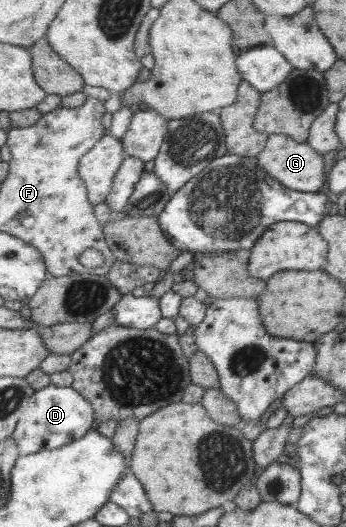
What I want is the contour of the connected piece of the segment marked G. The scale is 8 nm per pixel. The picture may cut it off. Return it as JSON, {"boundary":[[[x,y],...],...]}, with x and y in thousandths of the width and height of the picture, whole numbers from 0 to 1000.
{"boundary":[[[783,254],[772,262],[772,273],[754,292],[740,298],[743,313],[766,323],[812,351],[838,361],[861,364],[922,364],[925,357],[945,349],[942,334],[954,317],[954,304],[945,296],[910,290],[899,277],[882,271],[847,268],[841,260],[818,254]]]}

